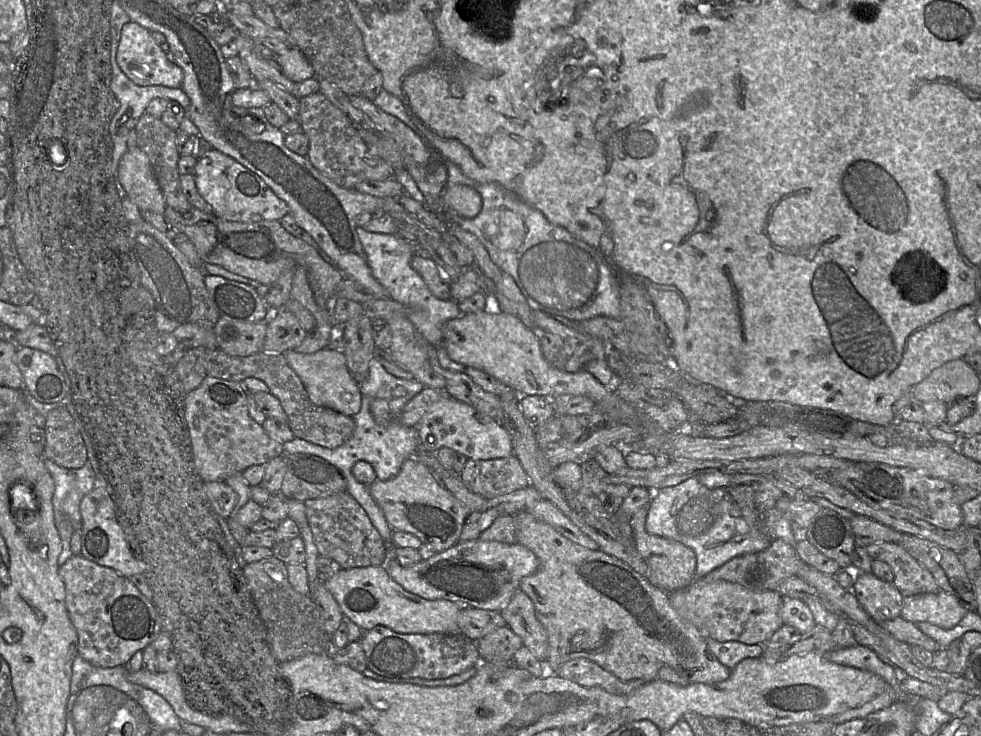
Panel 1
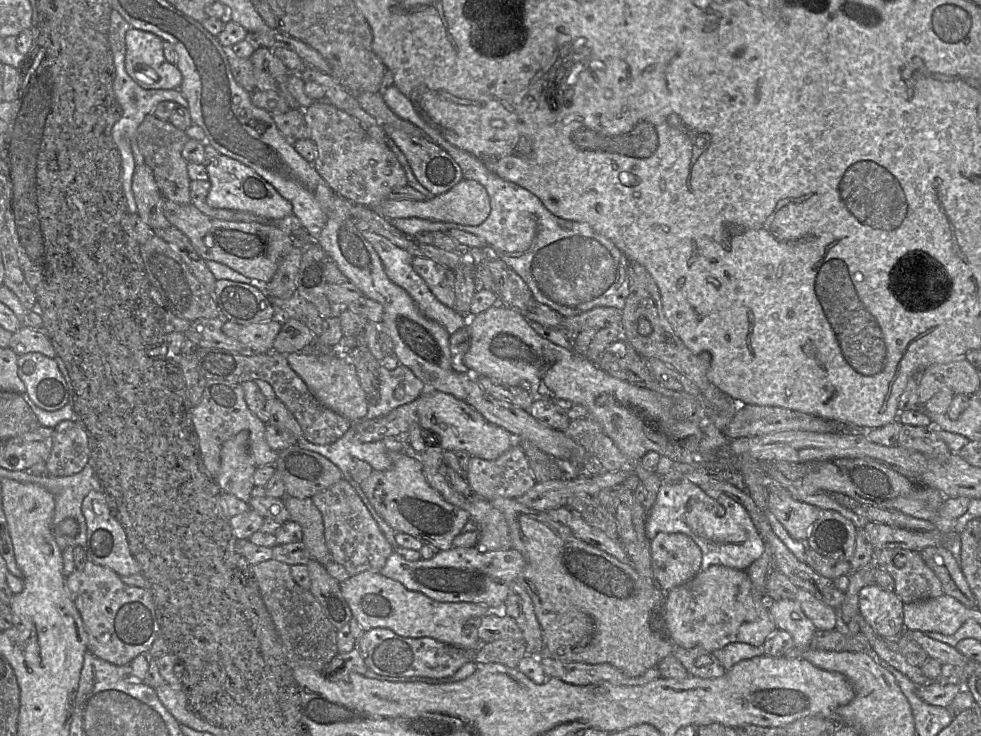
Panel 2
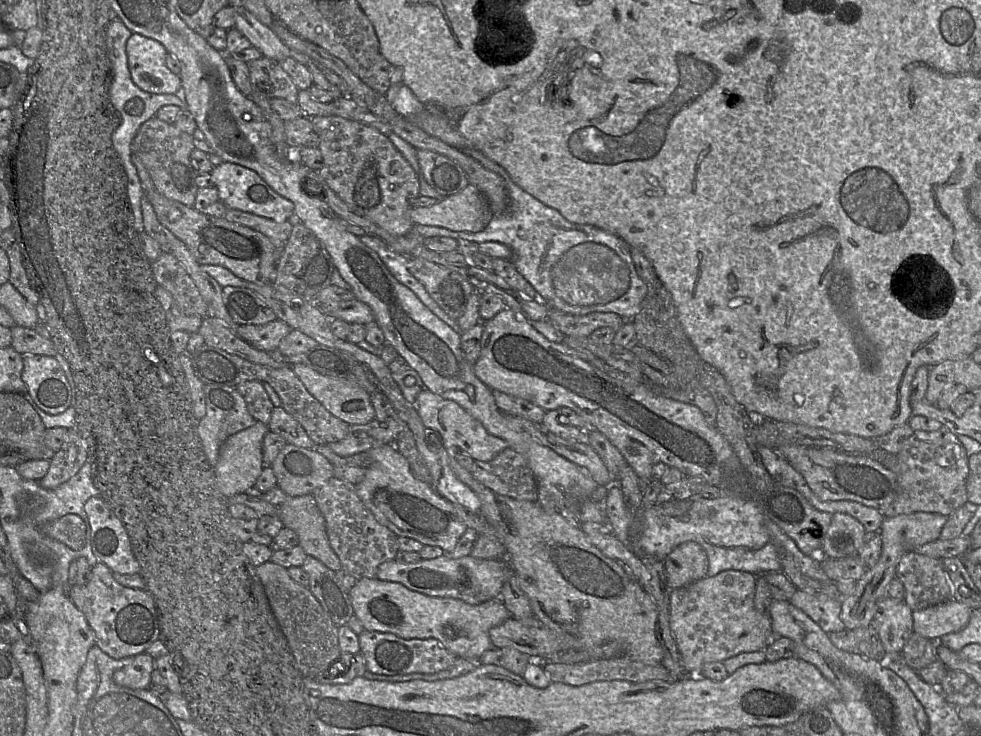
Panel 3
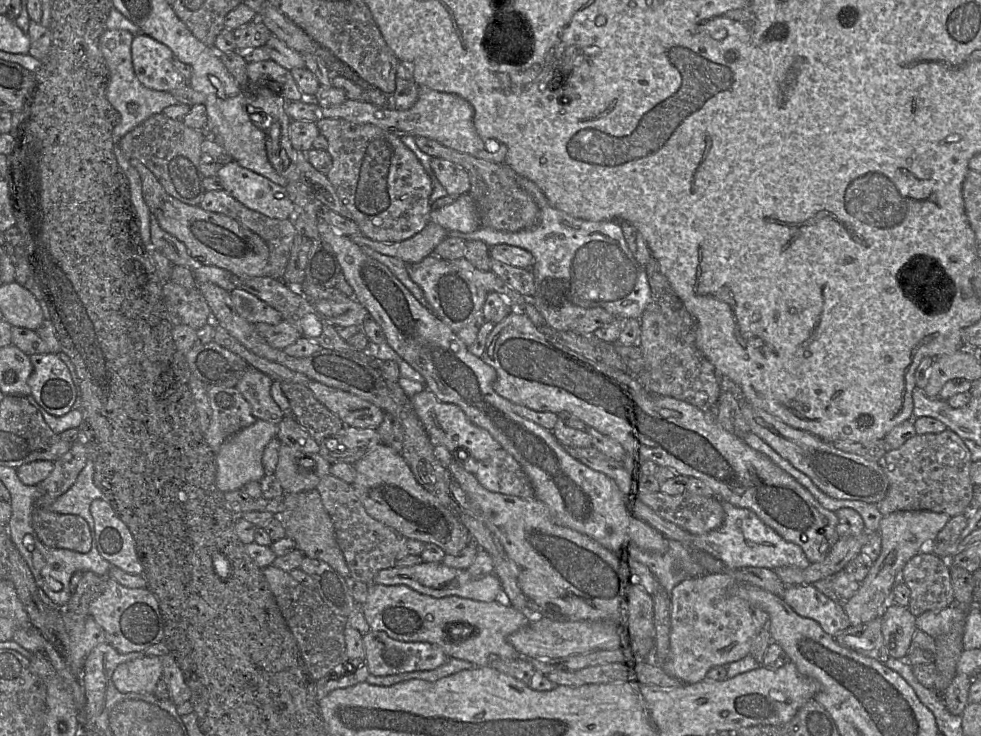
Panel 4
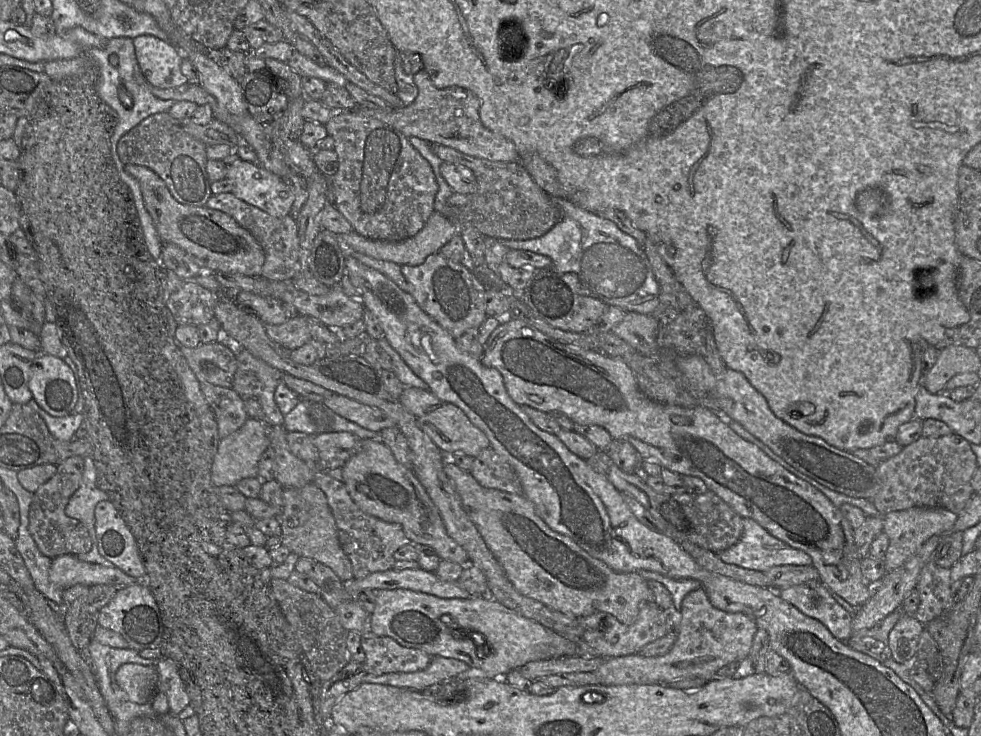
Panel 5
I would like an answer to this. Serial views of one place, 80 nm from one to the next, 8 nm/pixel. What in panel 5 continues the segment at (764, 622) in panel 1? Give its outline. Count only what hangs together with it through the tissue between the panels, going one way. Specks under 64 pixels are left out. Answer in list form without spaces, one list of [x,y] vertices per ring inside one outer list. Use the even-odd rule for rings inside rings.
[[[699,587],[685,596],[678,612],[678,635],[672,648],[660,656],[645,657],[632,654],[623,657],[606,658],[594,671],[603,685],[628,684],[669,684],[681,678],[703,678],[707,681],[715,677],[717,670],[732,662],[740,663],[749,656],[753,639],[758,630],[756,623],[743,613],[730,613],[714,607],[704,588]]]

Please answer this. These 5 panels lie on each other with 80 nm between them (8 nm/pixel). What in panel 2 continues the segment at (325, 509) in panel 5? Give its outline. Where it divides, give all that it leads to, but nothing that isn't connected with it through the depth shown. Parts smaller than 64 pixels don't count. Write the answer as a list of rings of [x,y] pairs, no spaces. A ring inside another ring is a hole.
[[[285,495],[282,499],[290,520],[297,522],[302,528],[302,541],[311,558],[325,566],[333,558],[325,542],[322,515],[312,498],[300,499]]]

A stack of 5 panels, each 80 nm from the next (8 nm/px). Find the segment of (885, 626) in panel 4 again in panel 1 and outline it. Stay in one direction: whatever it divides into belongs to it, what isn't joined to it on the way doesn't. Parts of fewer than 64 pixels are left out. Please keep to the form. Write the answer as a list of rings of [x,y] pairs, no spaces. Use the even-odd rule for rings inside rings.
[[[857,573],[852,592],[864,611],[877,623],[901,616],[904,597],[893,583],[877,578],[873,573]]]

